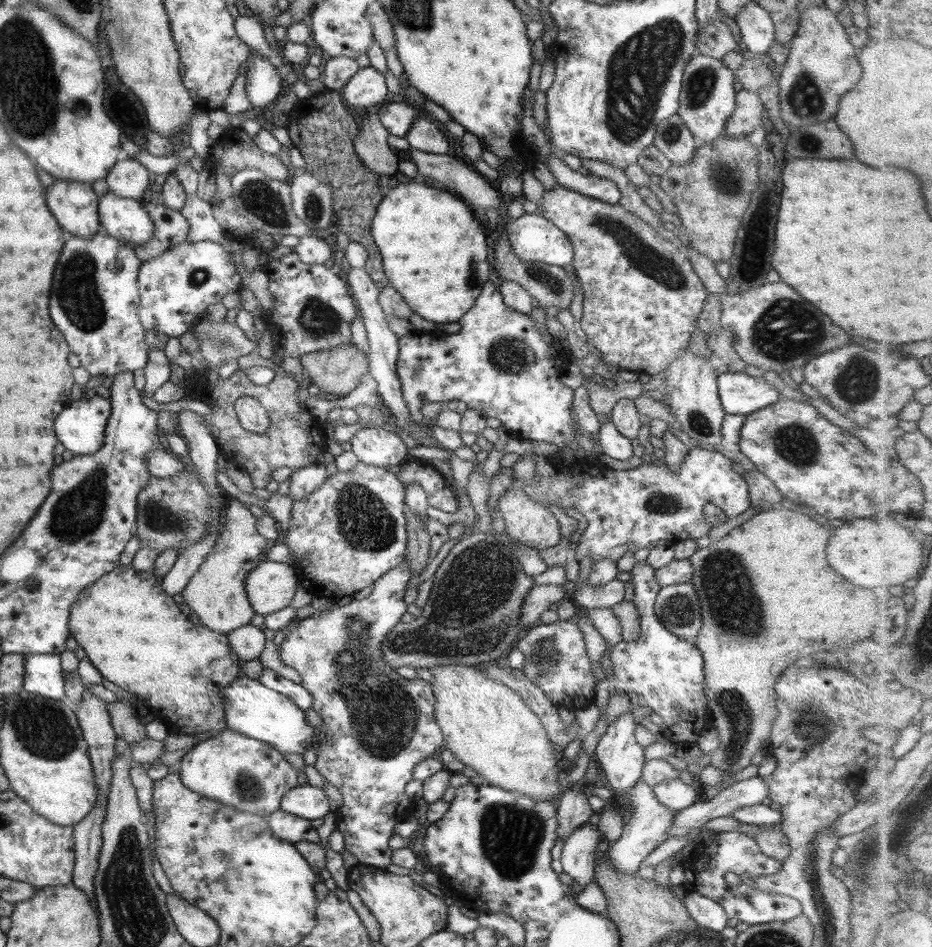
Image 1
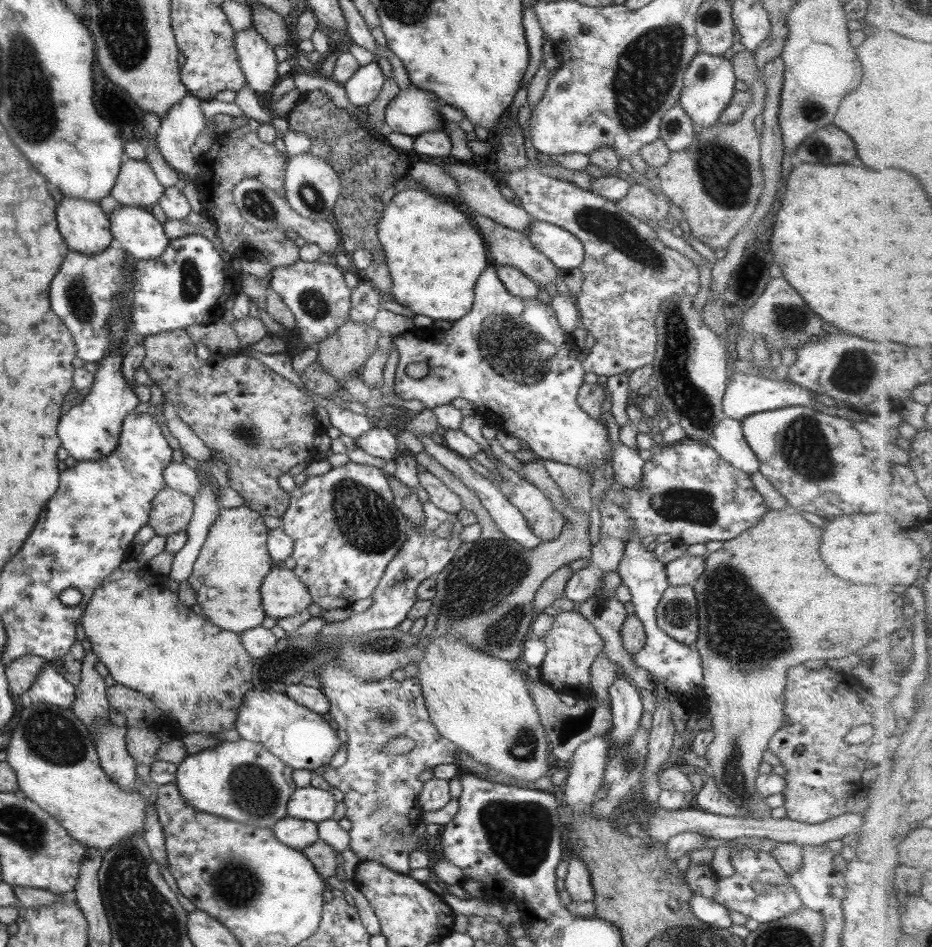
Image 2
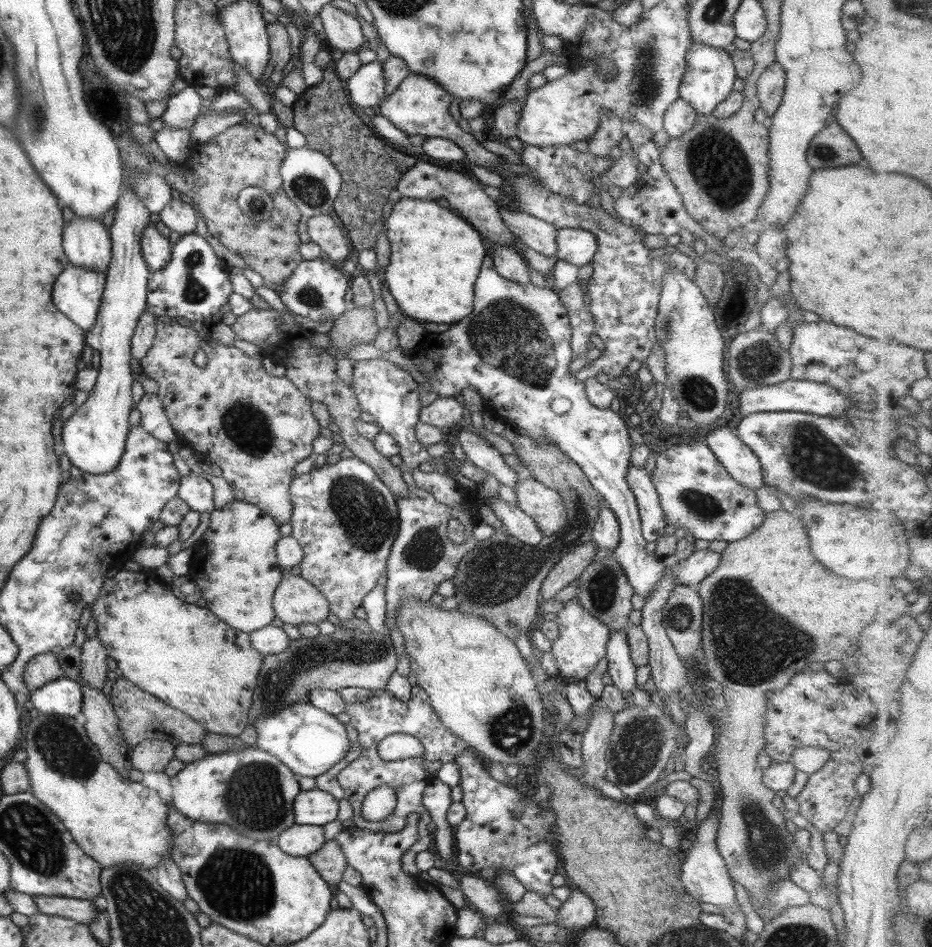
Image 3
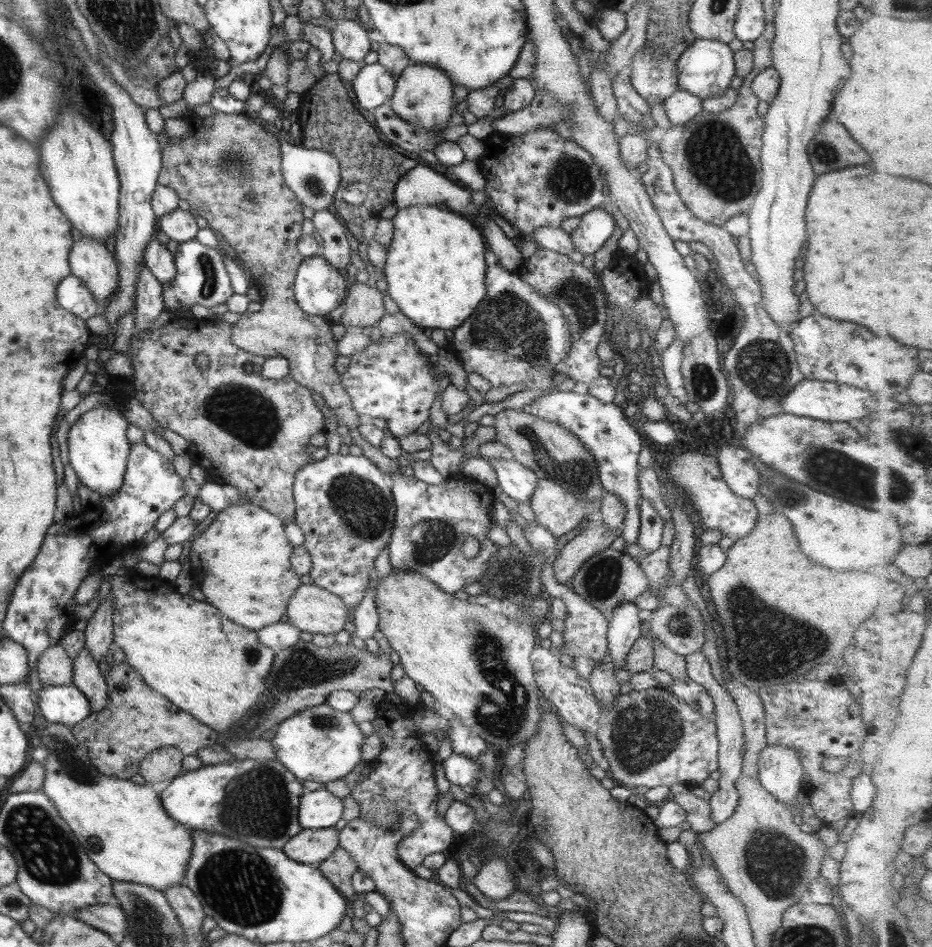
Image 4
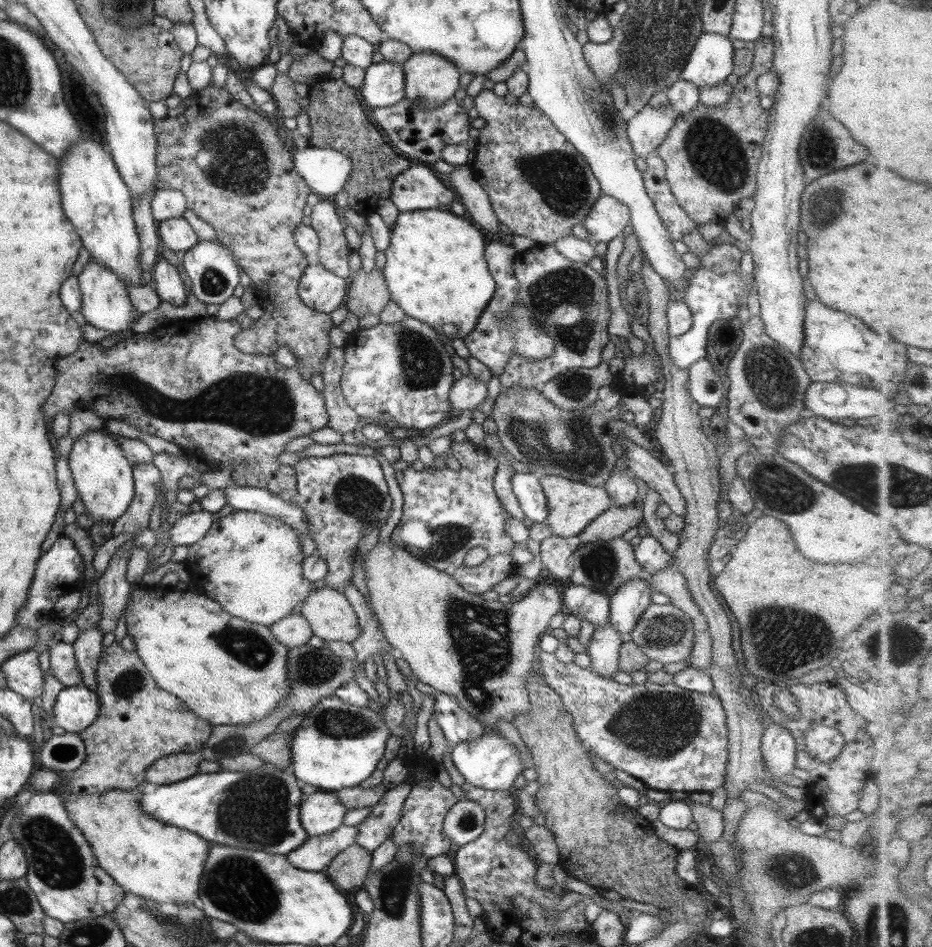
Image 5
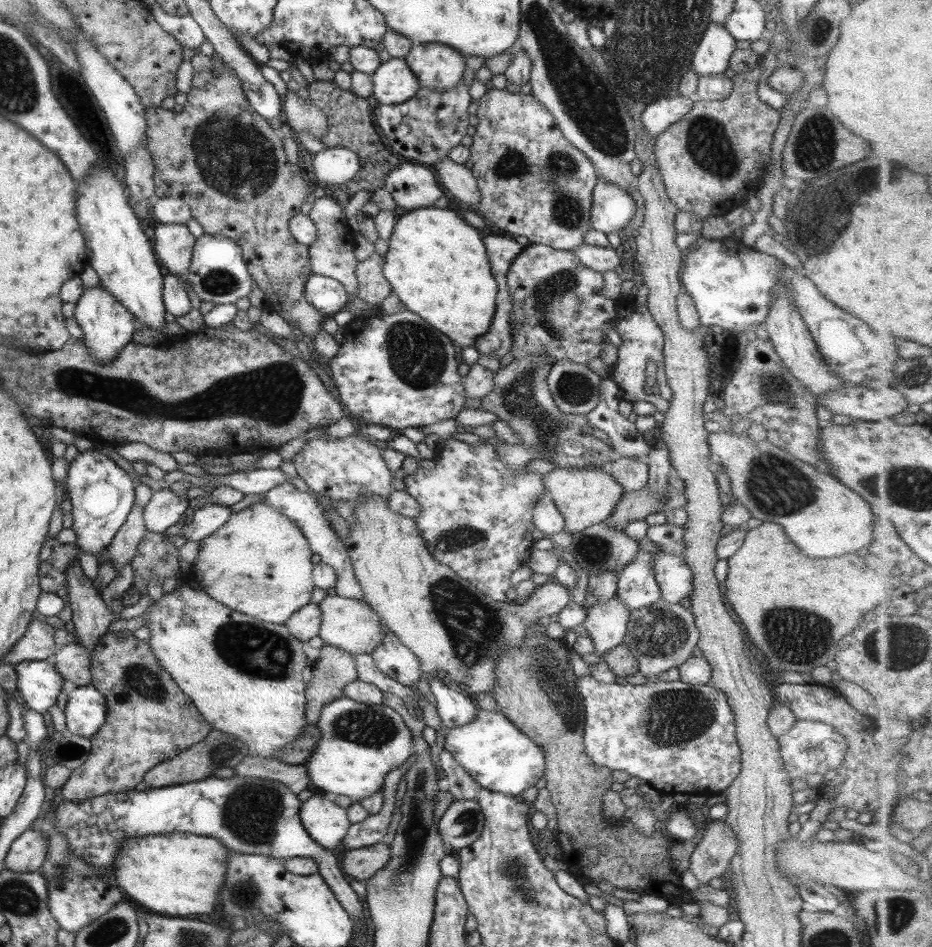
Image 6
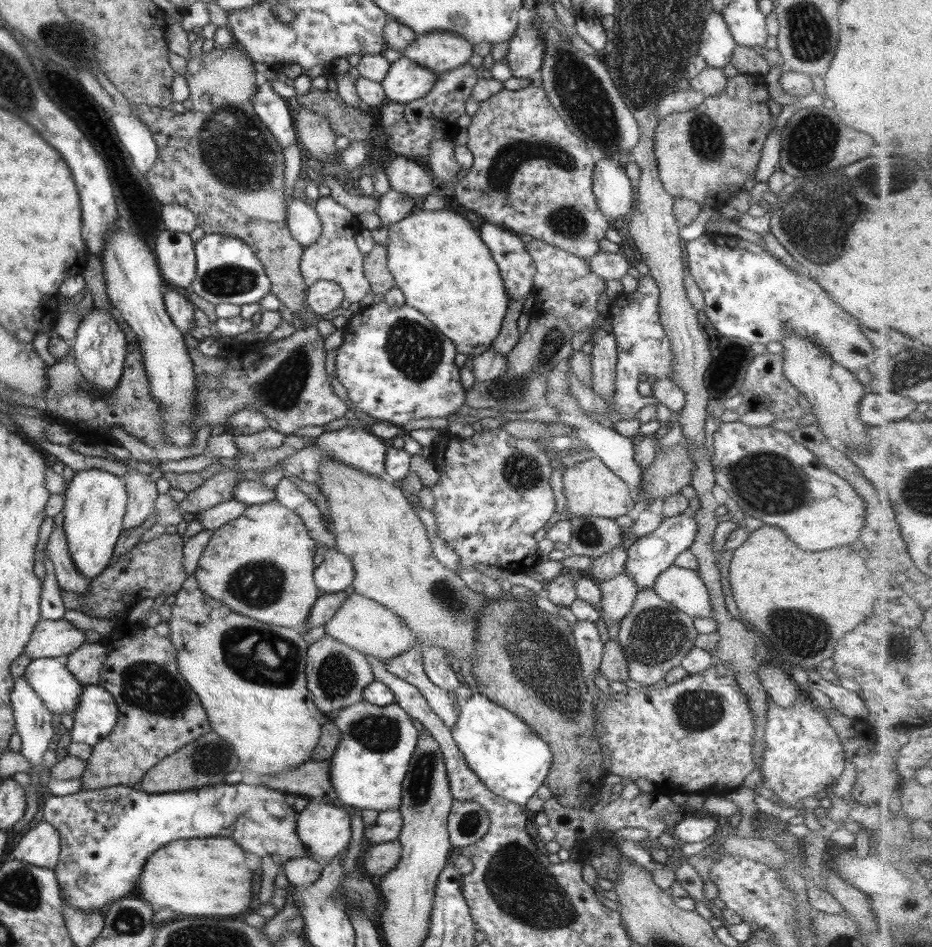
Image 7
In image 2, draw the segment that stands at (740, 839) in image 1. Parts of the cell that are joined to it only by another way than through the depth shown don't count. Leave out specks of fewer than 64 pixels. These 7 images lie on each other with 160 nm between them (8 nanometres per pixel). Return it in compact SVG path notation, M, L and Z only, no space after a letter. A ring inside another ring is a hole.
M729 850L729 864L733 867L731 876L718 877L714 880L714 895L712 899L724 906L728 911L739 912L746 918L752 918L755 922L773 922L783 918L802 907L801 901L794 892L792 886L786 881L786 874L775 862L768 852L753 850ZM763 883L766 890L763 894L757 894L753 884Z

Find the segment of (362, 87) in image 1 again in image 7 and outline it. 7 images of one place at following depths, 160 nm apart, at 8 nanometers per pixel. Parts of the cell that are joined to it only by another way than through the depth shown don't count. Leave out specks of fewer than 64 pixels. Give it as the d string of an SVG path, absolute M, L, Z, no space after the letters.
M401 57L390 62L385 78L379 83L385 94L385 100L396 104L406 104L417 98L423 98L435 84L437 74Z

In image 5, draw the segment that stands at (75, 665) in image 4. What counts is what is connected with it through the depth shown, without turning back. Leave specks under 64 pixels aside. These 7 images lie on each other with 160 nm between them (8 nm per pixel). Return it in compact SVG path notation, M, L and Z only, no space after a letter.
M95 624L91 629L79 632L78 637L71 643L74 659L81 675L81 684L93 692L95 692L95 669L102 651L102 636L102 632Z

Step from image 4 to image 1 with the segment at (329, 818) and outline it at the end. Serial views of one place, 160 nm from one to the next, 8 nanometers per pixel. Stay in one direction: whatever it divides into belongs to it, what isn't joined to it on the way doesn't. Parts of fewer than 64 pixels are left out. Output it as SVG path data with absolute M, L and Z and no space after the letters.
M295 785L283 793L279 809L287 814L313 820L322 818L329 811L328 796L320 788L304 785Z

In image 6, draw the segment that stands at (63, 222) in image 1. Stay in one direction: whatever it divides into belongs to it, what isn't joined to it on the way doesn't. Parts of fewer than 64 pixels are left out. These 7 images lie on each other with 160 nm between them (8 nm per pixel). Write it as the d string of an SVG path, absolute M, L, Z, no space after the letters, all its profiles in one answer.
M101 285L86 288L74 304L73 319L83 331L81 344L87 352L96 358L98 364L108 363L119 352L119 348L132 340L135 335L136 318L130 314L124 304L118 303Z

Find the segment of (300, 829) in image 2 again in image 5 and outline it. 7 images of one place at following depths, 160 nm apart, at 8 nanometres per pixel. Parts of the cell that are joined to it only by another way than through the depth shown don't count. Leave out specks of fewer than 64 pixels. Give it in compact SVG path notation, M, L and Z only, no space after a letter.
M341 824L329 834L308 837L305 842L284 855L295 868L323 872L338 852L355 842L355 834L357 828Z

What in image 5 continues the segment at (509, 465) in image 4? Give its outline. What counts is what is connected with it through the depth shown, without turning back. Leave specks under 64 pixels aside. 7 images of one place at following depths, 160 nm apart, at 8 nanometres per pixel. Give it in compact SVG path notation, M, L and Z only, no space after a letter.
M513 471L509 477L511 492L517 499L519 508L532 522L544 522L546 502L538 476L534 473Z

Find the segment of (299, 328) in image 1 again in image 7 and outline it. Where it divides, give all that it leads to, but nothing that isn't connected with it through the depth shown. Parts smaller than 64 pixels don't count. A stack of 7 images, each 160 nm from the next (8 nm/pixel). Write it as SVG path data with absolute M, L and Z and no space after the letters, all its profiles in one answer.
M316 280L305 291L305 304L319 316L339 308L344 298L341 288L328 280Z

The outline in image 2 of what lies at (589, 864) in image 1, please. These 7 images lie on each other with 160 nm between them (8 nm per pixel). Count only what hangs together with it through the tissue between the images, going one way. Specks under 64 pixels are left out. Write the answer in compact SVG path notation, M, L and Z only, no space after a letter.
M571 854L567 863L564 877L564 888L575 902L587 902L594 898L594 890L590 883L590 876L585 863Z

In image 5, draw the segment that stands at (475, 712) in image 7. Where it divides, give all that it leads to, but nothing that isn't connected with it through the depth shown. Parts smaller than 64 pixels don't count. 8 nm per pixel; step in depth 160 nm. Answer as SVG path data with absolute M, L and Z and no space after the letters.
M497 729L483 730L481 738L471 742L459 742L453 744L449 750L453 766L463 776L464 782L482 788L483 790L507 790L517 774L521 773L521 763L515 748L509 745Z

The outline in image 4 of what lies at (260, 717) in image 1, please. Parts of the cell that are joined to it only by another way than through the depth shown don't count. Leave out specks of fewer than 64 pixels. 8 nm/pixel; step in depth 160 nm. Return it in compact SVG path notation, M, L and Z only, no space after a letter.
M324 703L320 706L301 709L293 713L289 718L276 724L273 738L270 740L270 747L274 758L277 759L289 772L300 782L310 780L311 782L323 783L329 780L343 778L363 756L360 746L363 735L357 724L353 722L348 712L337 712Z

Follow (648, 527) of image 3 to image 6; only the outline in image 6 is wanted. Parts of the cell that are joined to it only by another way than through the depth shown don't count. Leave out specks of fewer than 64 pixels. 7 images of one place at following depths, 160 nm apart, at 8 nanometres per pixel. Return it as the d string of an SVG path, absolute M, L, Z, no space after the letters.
M659 551L653 560L655 583L661 594L661 601L678 604L688 600L691 592L691 572L679 556Z

